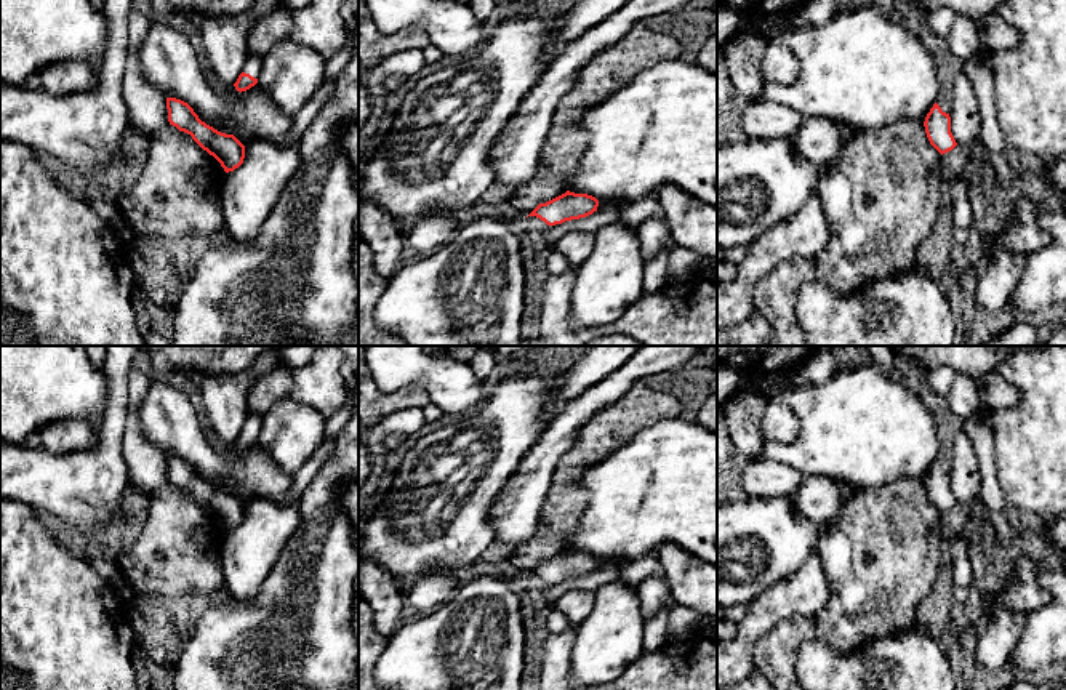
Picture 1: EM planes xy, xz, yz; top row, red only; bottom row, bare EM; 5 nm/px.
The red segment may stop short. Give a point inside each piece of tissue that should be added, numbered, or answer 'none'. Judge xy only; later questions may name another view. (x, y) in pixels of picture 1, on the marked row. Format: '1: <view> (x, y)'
1: xy (253, 64)

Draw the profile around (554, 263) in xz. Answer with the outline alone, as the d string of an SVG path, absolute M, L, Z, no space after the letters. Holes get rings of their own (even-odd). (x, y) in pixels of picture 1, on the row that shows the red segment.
M549 250L543 256L543 271L549 275L562 275L568 272L573 266L570 261L559 251Z

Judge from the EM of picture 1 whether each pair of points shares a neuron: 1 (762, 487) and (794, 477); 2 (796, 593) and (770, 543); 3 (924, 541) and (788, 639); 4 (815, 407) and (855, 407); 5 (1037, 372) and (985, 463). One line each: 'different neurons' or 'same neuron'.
1: same neuron
2: different neurons
3: same neuron
4: same neuron
5: different neurons

